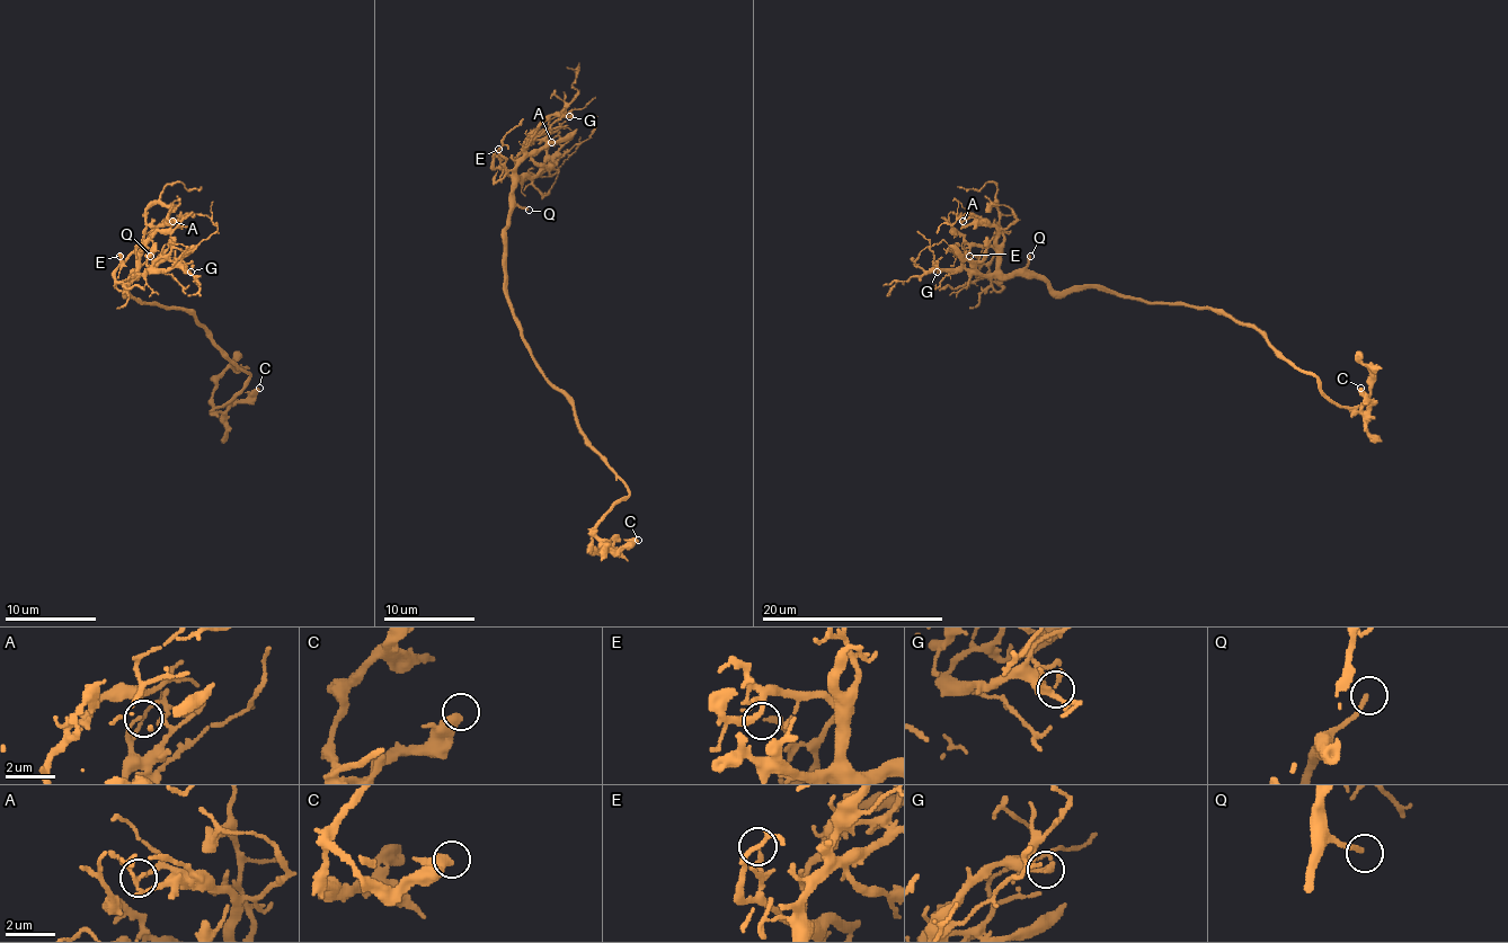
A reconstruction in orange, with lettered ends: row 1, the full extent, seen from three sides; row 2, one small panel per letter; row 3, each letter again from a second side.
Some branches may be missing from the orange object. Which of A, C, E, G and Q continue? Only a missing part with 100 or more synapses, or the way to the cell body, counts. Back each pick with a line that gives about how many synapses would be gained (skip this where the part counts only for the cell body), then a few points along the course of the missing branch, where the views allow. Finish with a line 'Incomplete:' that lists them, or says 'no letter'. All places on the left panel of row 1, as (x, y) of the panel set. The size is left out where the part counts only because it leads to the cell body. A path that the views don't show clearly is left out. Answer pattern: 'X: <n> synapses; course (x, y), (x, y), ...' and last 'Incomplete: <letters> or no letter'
Q: course (150, 256), (150, 203), (141, 254), (157, 272), (170, 283), (233, 294), (229, 263), (195, 214), (193, 192)
Incomplete: Q

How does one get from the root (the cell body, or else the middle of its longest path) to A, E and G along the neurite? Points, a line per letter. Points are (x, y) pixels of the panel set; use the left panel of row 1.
A: (150, 303), (134, 299), (127, 292), (127, 285), (139, 267), (139, 248), (148, 234), (168, 216), (173, 221)
E: (150, 303), (143, 303), (127, 292), (130, 278), (136, 272), (136, 256), (132, 254), (122, 263), (120, 256)
G: (150, 303), (143, 303), (127, 292), (132, 276), (148, 269), (188, 265), (191, 272)

